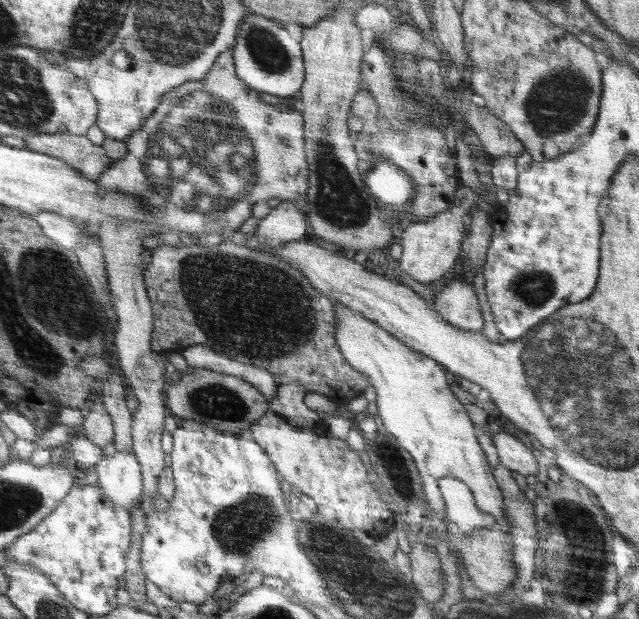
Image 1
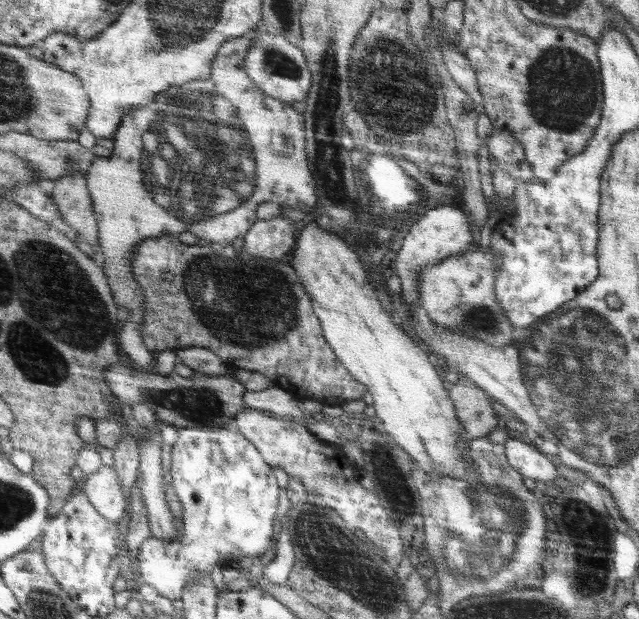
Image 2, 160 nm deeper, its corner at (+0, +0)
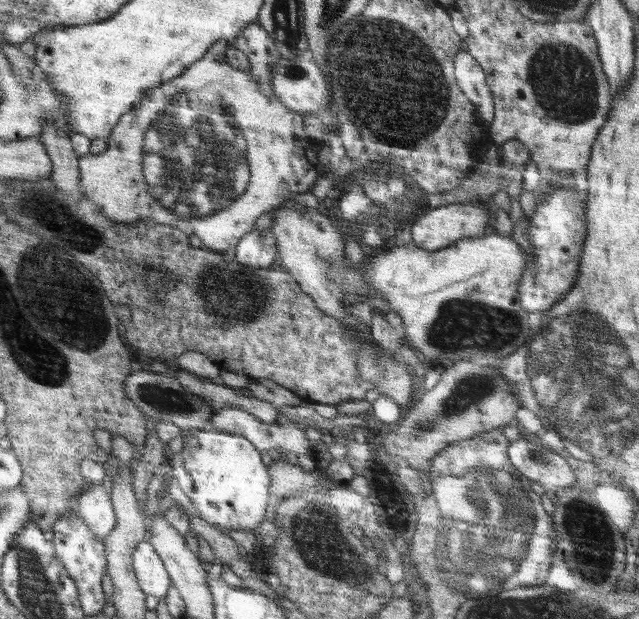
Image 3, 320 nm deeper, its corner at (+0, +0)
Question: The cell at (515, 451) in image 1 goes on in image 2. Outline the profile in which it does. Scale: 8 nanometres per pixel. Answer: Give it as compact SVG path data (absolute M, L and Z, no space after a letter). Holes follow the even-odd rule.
M509 438L503 445L510 466L513 466L522 476L534 480L546 480L546 482L558 476L554 462L550 462L545 454L540 454L536 448L528 446L526 442Z

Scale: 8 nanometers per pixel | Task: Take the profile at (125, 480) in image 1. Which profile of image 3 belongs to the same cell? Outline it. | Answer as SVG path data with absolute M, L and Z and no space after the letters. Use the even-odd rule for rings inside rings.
M102 482L89 484L75 499L73 509L75 515L89 526L93 534L97 534L97 538L105 539L117 524L112 498Z

